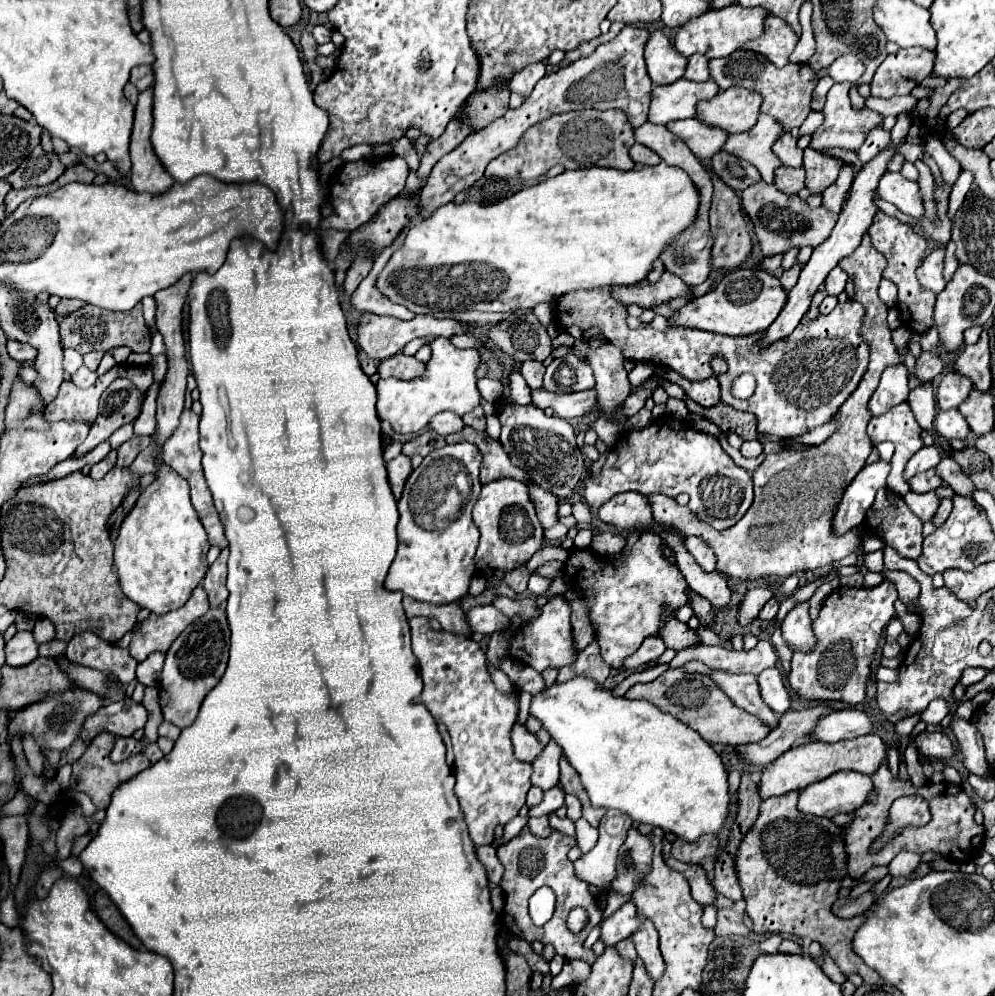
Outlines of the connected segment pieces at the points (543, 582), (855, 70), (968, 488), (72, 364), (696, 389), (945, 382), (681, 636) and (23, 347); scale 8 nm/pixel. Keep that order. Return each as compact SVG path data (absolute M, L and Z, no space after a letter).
M531 575L528 581L528 590L535 596L545 595L552 583L551 579L541 577L539 575Z
M844 54L828 66L828 76L834 82L856 82L862 74L864 74L864 64L852 54Z
M942 458L942 462L936 466L938 476L960 496L970 496L974 490L972 480L960 470L960 466L952 458Z
M64 350L64 370L74 374L78 368L82 366L82 354L74 352L74 350Z
M660 366L654 368L654 376L662 376L664 380L678 384L700 406L708 408L708 406L714 406L714 404L720 402L720 386L718 386L716 376L702 380L702 382L692 382L692 380L680 376L678 372L674 372L672 368L660 368Z
M948 372L942 376L938 392L936 392L936 400L938 406L948 410L948 408L958 408L970 394L972 390L972 382L970 378L958 374L958 372Z
M670 620L664 630L662 630L662 640L668 648L672 650L682 650L682 648L692 648L694 644L700 644L700 638L694 630L688 628L688 624L680 620Z
M8 340L8 354L18 360L18 362L24 362L24 360L30 360L36 356L36 350L30 346L30 344L22 344L18 340Z

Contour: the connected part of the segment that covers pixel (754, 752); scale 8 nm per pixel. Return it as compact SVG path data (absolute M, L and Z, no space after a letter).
M826 706L804 708L804 710L790 710L780 716L780 724L772 734L768 734L762 742L738 746L738 756L752 766L766 766L782 752L790 750L794 744L804 740L820 716L828 712Z

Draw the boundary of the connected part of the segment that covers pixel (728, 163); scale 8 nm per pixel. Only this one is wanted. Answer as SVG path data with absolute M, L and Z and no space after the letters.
M724 150L716 152L714 160L714 172L738 194L742 194L742 190L746 190L750 184L756 184L762 180L760 172L746 160L740 160Z

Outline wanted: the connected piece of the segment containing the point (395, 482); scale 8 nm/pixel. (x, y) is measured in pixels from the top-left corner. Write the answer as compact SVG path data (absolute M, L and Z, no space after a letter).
M400 454L398 458L394 458L392 462L386 464L388 468L388 480L390 480L390 486L392 486L392 492L396 496L396 500L400 500L402 496L402 490L404 490L404 484L412 472L412 466L410 466L410 458Z

